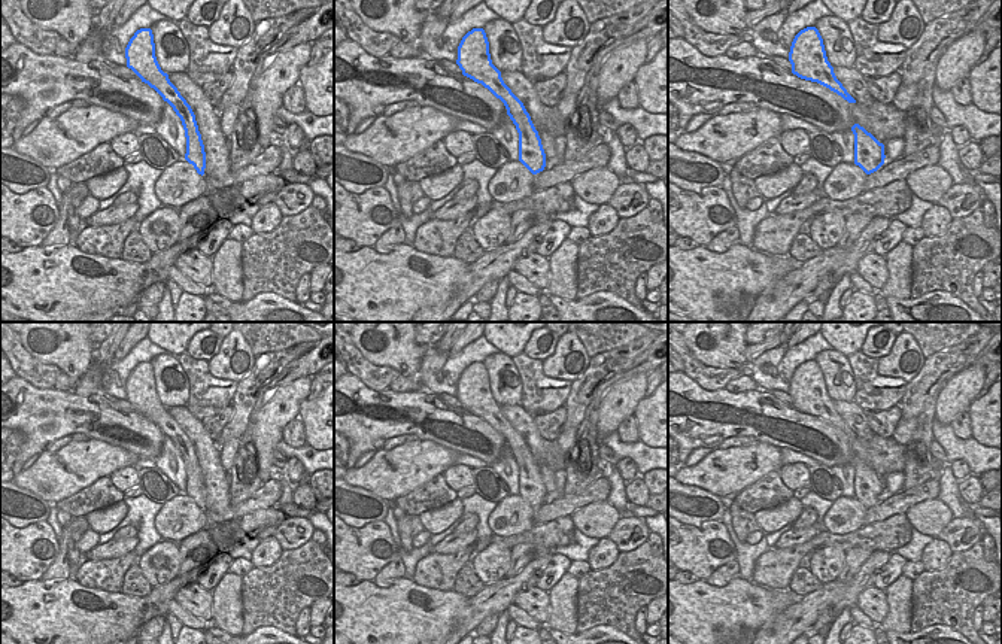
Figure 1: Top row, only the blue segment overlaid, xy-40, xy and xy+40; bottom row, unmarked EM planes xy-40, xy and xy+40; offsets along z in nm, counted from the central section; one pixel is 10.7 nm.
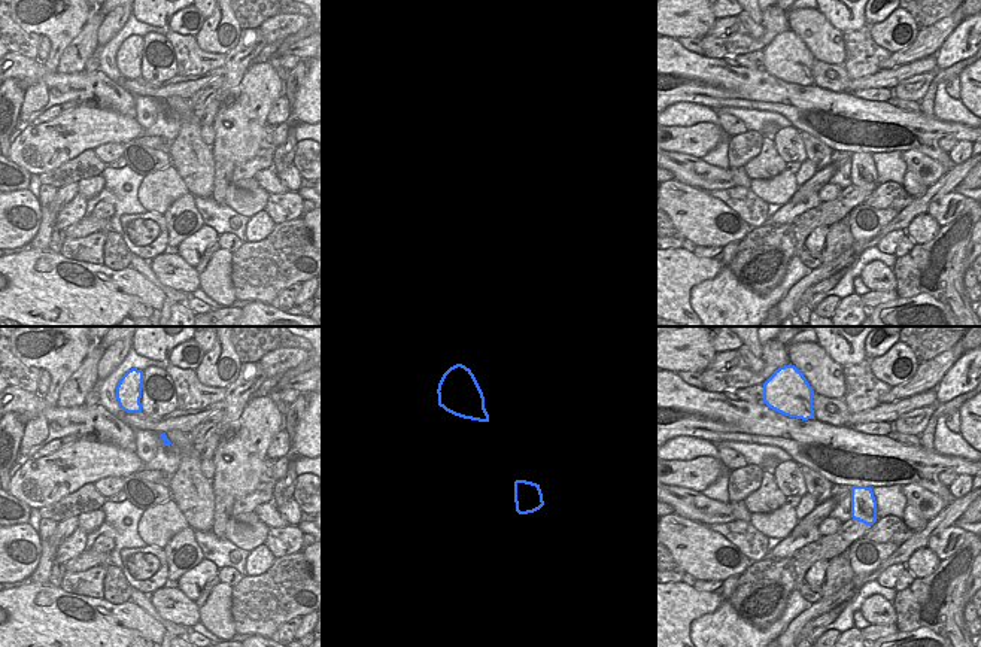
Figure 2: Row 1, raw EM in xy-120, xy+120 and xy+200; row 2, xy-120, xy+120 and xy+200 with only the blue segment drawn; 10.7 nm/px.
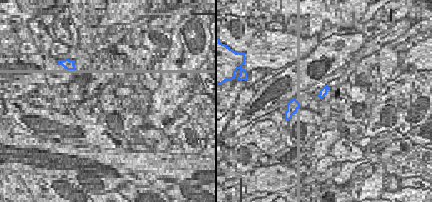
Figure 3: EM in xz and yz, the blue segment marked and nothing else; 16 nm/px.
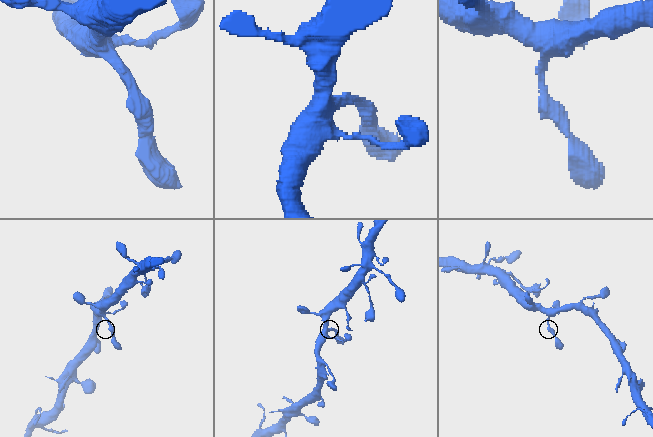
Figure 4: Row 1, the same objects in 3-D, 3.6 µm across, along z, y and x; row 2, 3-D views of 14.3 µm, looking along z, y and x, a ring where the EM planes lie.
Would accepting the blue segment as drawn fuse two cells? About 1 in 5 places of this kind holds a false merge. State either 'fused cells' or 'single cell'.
single cell

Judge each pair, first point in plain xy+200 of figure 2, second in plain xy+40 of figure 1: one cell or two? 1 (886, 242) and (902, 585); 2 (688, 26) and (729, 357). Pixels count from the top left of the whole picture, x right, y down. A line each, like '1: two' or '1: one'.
1: two
2: one

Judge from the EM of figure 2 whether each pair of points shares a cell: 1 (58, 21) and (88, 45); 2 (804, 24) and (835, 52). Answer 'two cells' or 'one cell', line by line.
1: two cells
2: one cell

